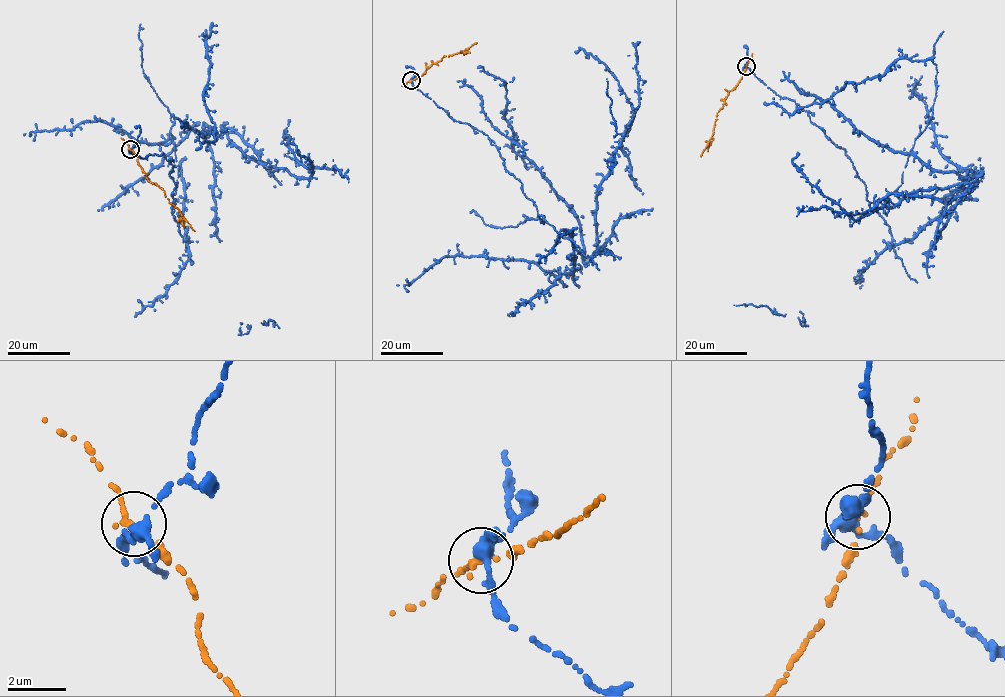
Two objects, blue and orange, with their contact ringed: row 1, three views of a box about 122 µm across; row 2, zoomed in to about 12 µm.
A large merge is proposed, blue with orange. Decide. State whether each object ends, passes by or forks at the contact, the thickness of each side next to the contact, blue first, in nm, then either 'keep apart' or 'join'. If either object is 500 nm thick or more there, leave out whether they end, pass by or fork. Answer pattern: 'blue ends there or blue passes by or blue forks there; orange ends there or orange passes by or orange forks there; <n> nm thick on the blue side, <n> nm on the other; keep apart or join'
blue forks there; orange passes by; 280 nm thick on the blue side, 180 nm on the other; keep apart

